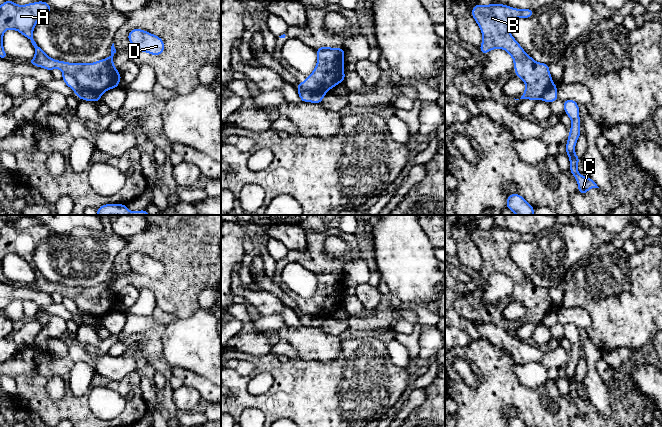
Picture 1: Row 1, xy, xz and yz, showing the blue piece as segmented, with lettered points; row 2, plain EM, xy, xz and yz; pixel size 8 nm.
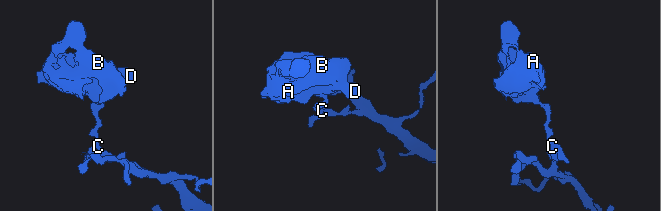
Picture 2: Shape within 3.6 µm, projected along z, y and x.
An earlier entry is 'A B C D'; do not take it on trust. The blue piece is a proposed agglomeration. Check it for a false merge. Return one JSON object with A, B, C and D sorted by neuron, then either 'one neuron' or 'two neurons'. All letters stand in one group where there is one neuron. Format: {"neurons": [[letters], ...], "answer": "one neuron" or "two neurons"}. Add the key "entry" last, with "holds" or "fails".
{"neurons": [["A", "B", "D"], ["C"]], "answer": "two neurons", "entry": "fails"}

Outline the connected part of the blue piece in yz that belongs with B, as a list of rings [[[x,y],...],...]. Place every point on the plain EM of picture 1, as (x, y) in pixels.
[[[492,227],[487,230],[476,228],[471,237],[482,256],[481,277],[486,279],[492,273],[506,274],[513,282],[516,301],[525,306],[525,316],[520,323],[540,324],[552,307],[549,289],[537,287],[526,278],[509,253],[513,243],[530,242],[534,234]]]

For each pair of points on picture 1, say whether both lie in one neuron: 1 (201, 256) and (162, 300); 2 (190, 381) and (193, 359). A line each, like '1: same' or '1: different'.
1: same
2: different

